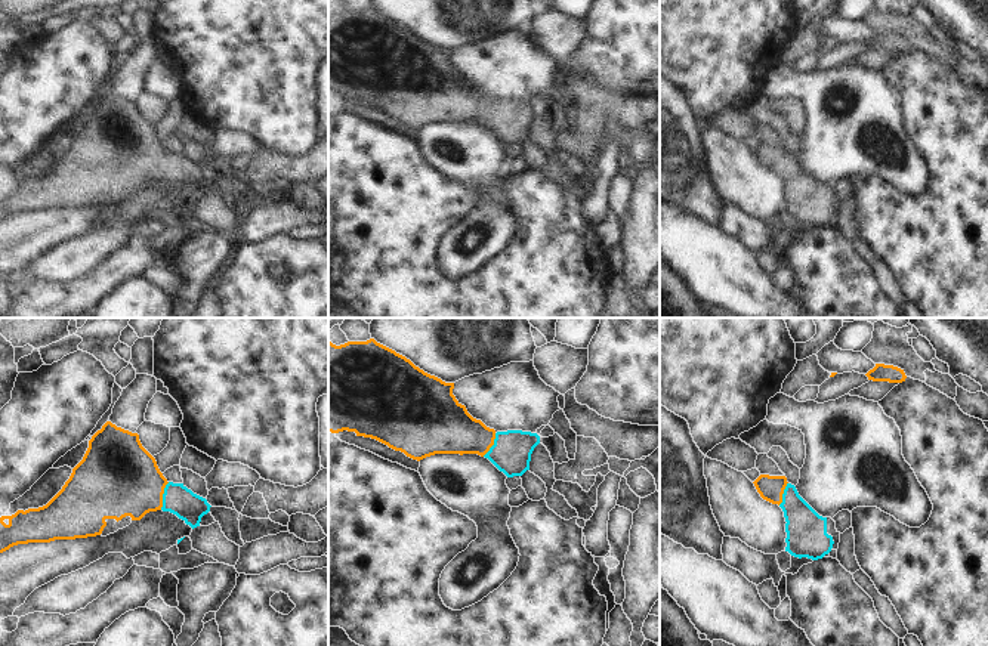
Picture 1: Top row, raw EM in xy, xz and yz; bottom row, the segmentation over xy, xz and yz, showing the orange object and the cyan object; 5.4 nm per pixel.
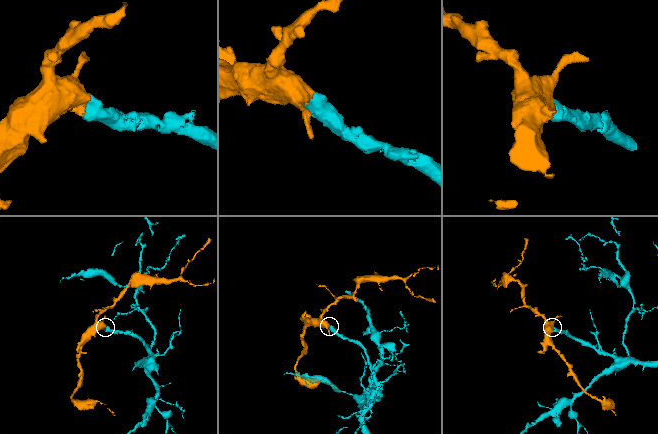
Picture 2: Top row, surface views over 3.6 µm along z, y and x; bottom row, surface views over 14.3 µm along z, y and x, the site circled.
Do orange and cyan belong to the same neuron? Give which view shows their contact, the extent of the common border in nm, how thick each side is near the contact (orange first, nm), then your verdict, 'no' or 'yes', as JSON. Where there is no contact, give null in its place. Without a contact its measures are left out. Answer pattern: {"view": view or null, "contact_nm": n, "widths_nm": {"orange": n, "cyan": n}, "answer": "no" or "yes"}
{"view": "xy", "contact_nm": 160, "widths_nm": {"orange": 420, "cyan": 160}, "answer": "yes"}

